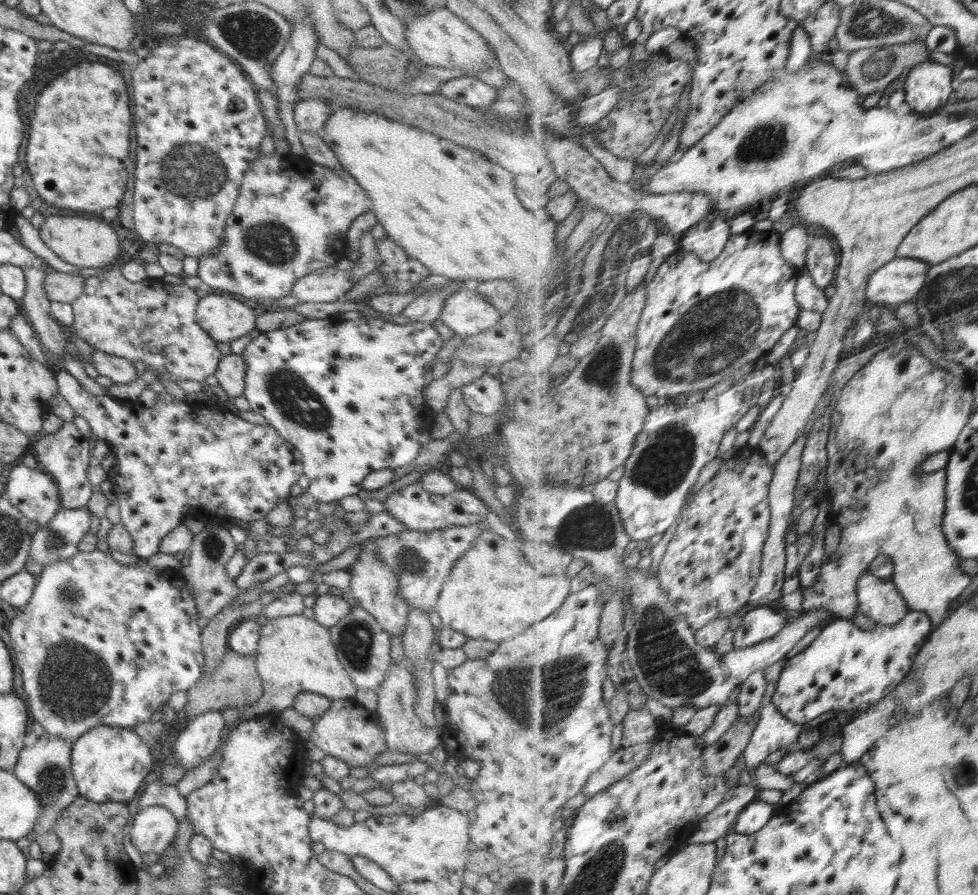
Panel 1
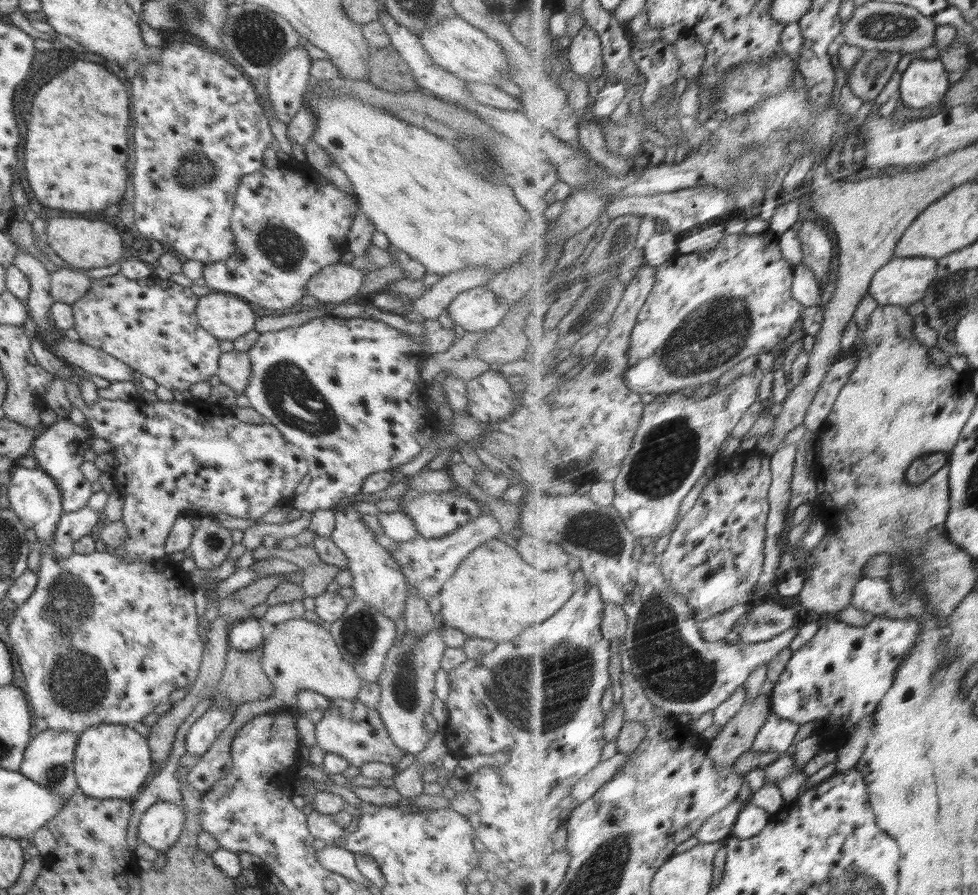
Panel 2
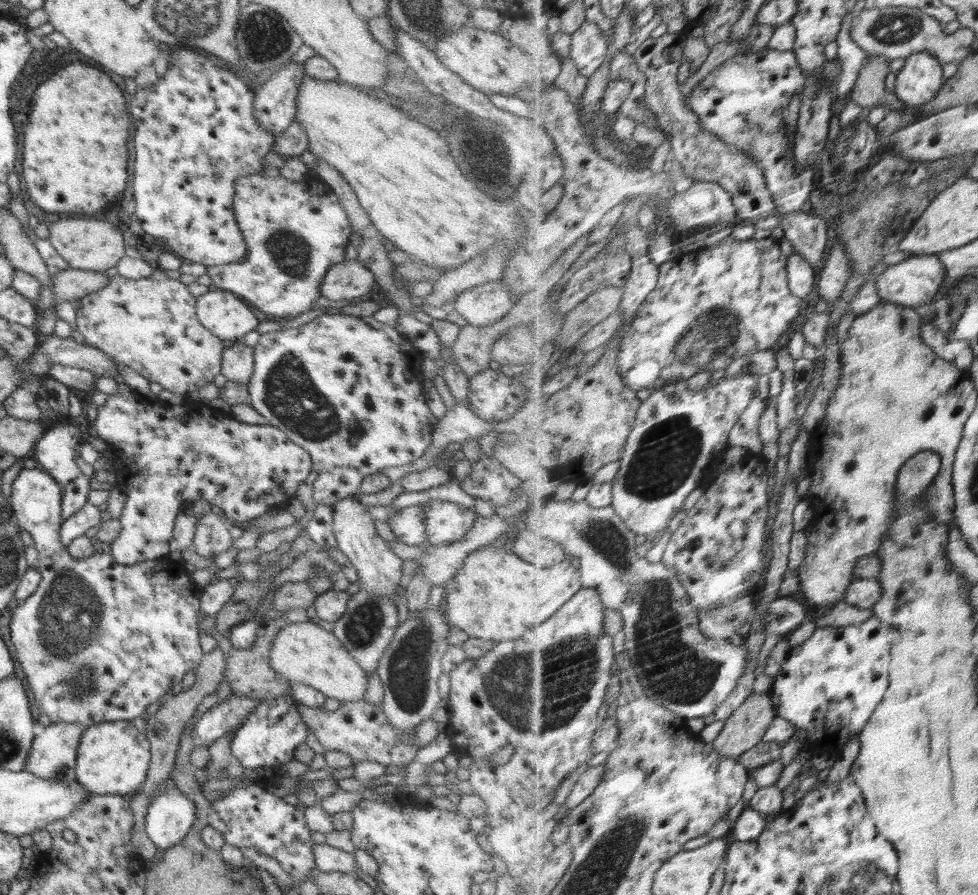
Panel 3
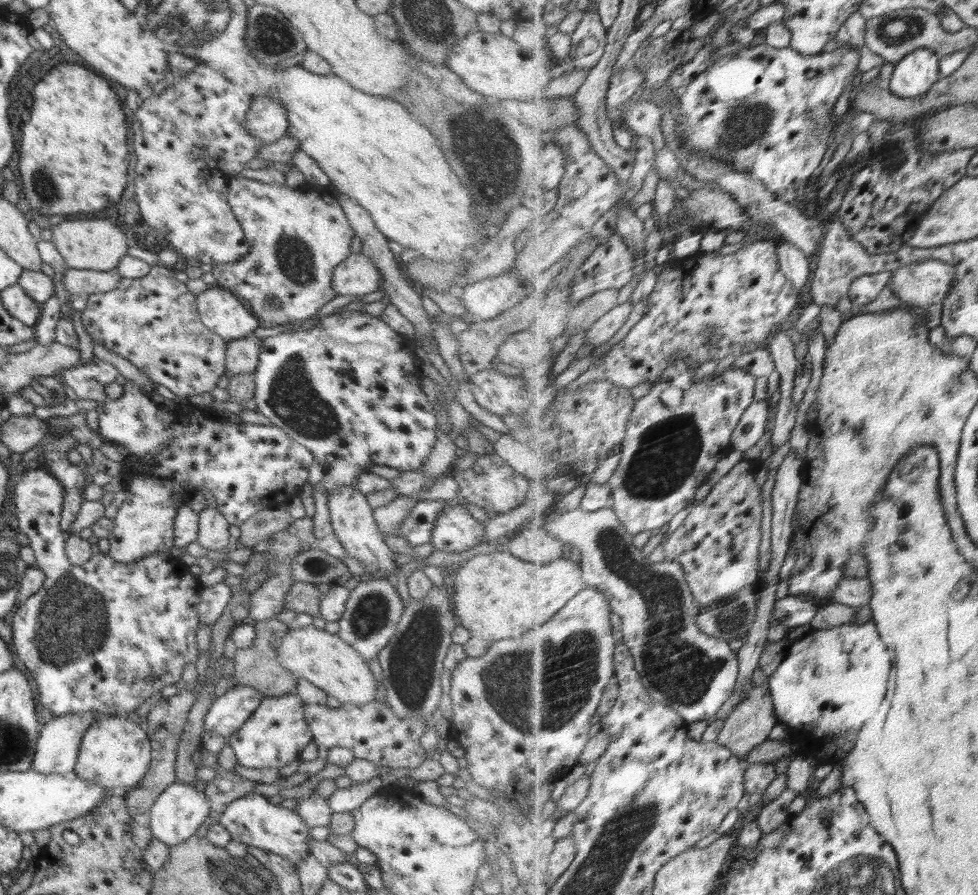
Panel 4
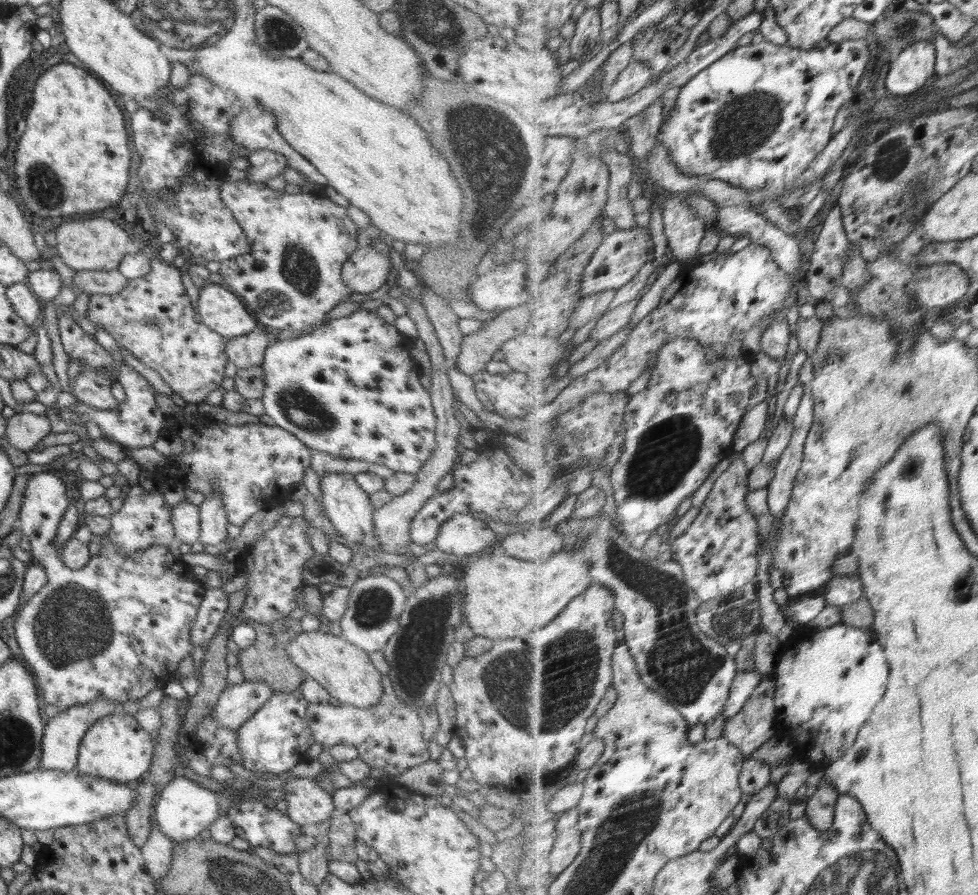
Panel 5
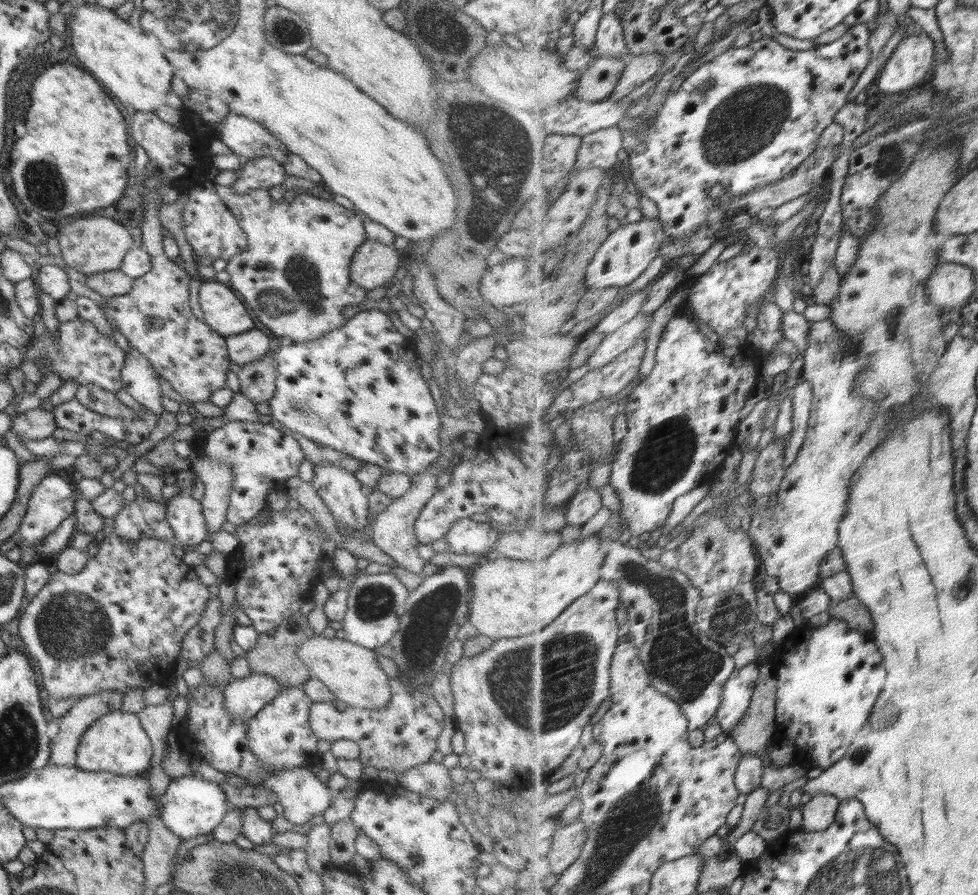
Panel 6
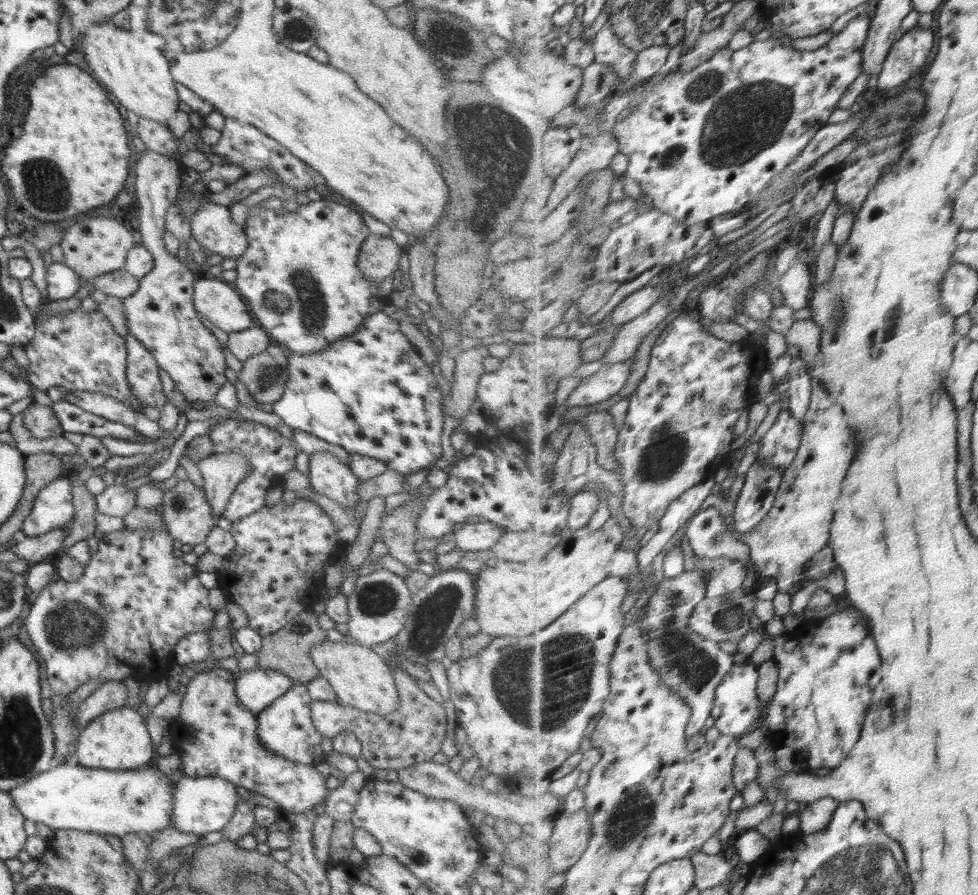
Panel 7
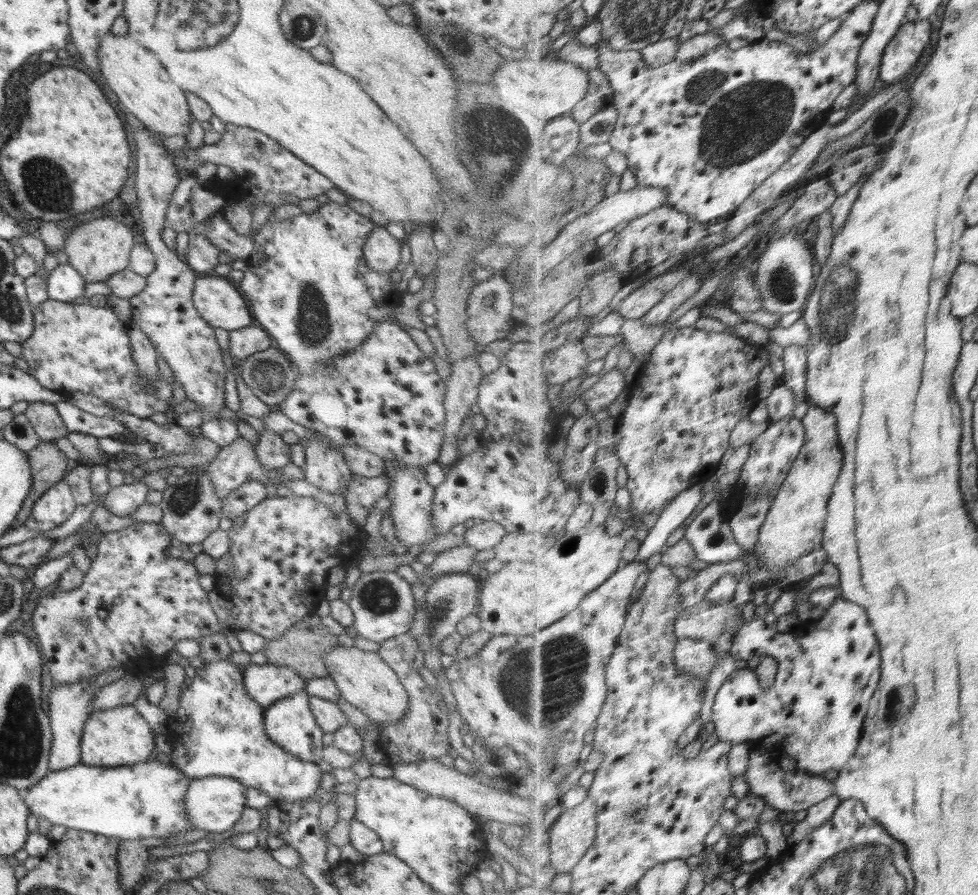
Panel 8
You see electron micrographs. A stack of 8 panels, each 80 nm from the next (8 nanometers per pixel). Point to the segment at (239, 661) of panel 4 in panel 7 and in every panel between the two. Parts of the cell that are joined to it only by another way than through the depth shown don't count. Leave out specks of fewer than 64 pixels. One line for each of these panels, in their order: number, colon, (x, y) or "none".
5: (266, 660)
6: (275, 654)
7: (288, 650)

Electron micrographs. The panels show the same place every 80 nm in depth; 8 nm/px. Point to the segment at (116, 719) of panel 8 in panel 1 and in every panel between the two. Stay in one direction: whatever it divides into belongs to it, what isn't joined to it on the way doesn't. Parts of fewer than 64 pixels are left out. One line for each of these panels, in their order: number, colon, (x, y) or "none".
1: (109, 763)
2: (114, 761)
3: (113, 758)
4: (115, 752)
5: (115, 747)
6: (116, 742)
7: (118, 740)

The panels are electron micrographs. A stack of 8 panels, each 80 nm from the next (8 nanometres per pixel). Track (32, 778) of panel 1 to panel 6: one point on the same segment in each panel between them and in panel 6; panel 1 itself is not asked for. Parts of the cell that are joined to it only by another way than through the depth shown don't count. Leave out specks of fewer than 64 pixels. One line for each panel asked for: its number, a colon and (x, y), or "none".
2: (48, 759)
3: (53, 754)
4: (59, 740)
5: (62, 735)
6: (83, 713)

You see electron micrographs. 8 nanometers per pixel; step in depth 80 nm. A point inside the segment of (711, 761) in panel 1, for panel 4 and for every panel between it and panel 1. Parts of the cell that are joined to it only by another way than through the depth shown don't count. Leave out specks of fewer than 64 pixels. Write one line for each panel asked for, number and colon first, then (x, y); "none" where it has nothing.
2: (738, 737)
3: (746, 728)
4: (751, 724)

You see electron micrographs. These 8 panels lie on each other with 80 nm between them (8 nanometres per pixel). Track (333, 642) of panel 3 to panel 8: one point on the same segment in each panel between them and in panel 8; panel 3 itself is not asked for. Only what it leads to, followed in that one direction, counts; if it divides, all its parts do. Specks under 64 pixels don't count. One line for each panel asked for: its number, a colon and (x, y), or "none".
4: (333, 665)
5: (344, 670)
6: (351, 672)
7: (359, 676)
8: (365, 681)

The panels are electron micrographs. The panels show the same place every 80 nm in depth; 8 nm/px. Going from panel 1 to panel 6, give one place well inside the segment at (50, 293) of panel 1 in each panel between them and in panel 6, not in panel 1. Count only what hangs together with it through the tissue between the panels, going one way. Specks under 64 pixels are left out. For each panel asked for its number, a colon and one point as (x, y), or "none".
2: (67, 285)
3: (71, 284)
4: (77, 281)
5: (110, 282)
6: (109, 283)

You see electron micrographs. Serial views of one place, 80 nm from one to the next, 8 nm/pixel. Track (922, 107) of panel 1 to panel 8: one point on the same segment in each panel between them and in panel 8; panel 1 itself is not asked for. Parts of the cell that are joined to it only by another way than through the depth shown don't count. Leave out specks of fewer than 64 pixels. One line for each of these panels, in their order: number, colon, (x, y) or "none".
2: (925, 82)
3: (919, 81)
4: (914, 75)
5: (915, 68)
6: (911, 63)
7: (907, 58)
8: (903, 53)

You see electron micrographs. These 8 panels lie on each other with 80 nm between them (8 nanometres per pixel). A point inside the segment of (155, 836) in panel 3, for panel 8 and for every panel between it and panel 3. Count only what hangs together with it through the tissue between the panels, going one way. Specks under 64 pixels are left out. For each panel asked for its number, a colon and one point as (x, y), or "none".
4: (180, 809)
5: (185, 809)
6: (191, 806)
7: (202, 805)
8: (215, 803)

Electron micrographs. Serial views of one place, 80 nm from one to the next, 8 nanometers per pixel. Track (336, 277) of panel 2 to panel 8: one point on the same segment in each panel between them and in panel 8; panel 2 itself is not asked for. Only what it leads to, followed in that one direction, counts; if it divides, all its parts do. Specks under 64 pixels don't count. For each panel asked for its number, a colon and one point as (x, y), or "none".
3: (350, 278)
4: (356, 275)
5: (367, 269)
6: (374, 263)
7: (378, 258)
8: (381, 250)

